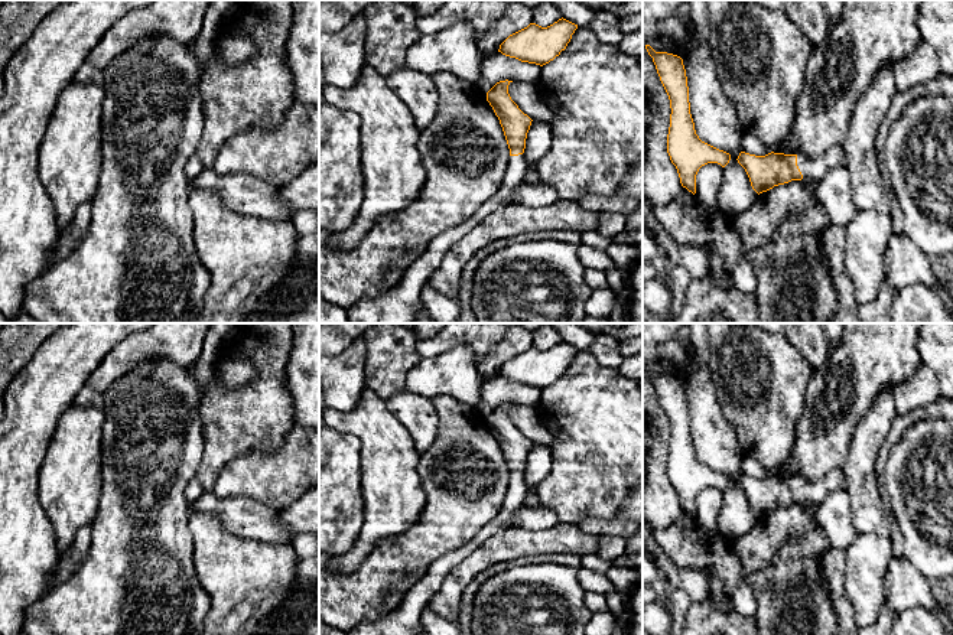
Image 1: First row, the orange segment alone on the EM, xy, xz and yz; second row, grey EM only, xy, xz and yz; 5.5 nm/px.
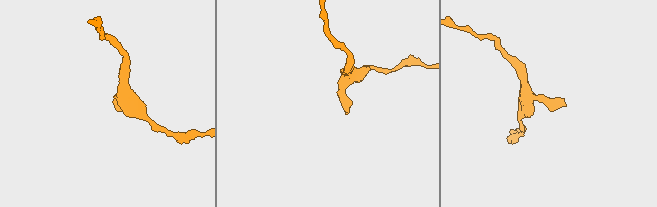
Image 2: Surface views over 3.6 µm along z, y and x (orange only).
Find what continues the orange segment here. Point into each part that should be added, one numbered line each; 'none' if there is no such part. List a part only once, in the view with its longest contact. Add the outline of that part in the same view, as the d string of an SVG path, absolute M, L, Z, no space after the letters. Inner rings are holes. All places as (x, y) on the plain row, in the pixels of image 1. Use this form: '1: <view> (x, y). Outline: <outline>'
1: yz (812, 491). Outline: M836 468L822 479L816 481L797 478L797 489L803 501L810 504L819 504L832 492L845 488L846 488L846 479L842 468Z

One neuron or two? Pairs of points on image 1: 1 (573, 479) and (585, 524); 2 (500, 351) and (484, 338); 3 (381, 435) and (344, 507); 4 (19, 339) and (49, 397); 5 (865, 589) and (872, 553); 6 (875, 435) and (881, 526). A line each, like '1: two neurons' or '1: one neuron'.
1: two neurons
2: two neurons
3: two neurons
4: two neurons
5: one neuron
6: one neuron

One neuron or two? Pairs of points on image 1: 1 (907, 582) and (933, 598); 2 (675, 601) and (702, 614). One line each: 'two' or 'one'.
1: one
2: two

